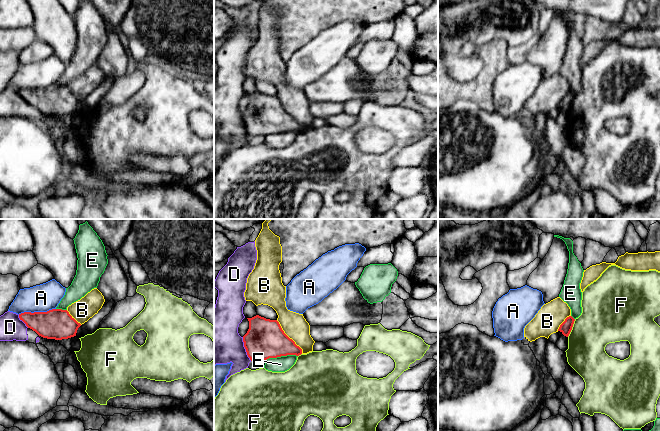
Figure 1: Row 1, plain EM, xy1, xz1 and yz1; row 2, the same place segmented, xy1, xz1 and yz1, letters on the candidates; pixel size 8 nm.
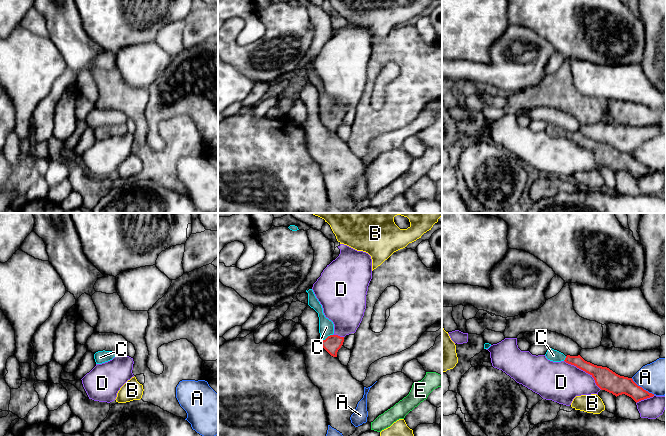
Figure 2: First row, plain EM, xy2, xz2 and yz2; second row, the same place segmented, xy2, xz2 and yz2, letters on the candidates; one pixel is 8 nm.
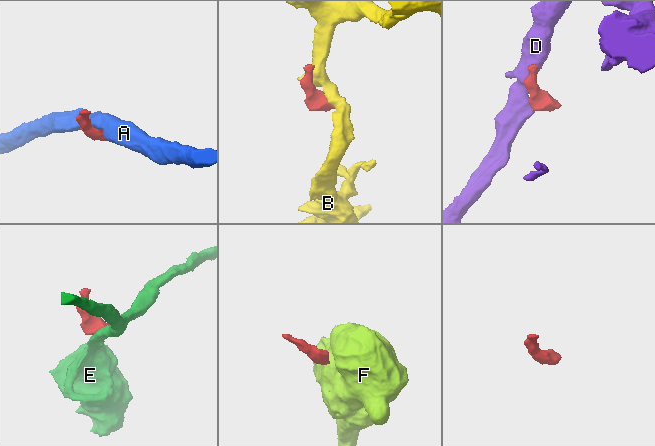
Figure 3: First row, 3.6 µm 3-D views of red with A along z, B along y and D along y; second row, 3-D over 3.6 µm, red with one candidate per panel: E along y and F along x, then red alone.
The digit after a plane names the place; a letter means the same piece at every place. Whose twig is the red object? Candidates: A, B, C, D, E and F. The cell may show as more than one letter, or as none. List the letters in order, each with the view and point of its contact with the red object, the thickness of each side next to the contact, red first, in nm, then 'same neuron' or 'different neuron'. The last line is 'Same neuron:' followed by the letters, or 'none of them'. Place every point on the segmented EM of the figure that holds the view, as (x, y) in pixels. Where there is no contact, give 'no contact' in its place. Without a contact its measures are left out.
A: xy1 (36, 312) | 240/220 nm | different neuron
B: xz1 (288, 337) | 320/200 nm | different neuron
C: xz2 (327, 337) | 140/130 nm | same neuron
D: yz2 (584, 370) | 170/320 nm | different neuron
E: xz1 (281, 355) | 320/130 nm | different neuron
F: yz1 (571, 328) | 90/360 nm | different neuron
Same neuron: C

